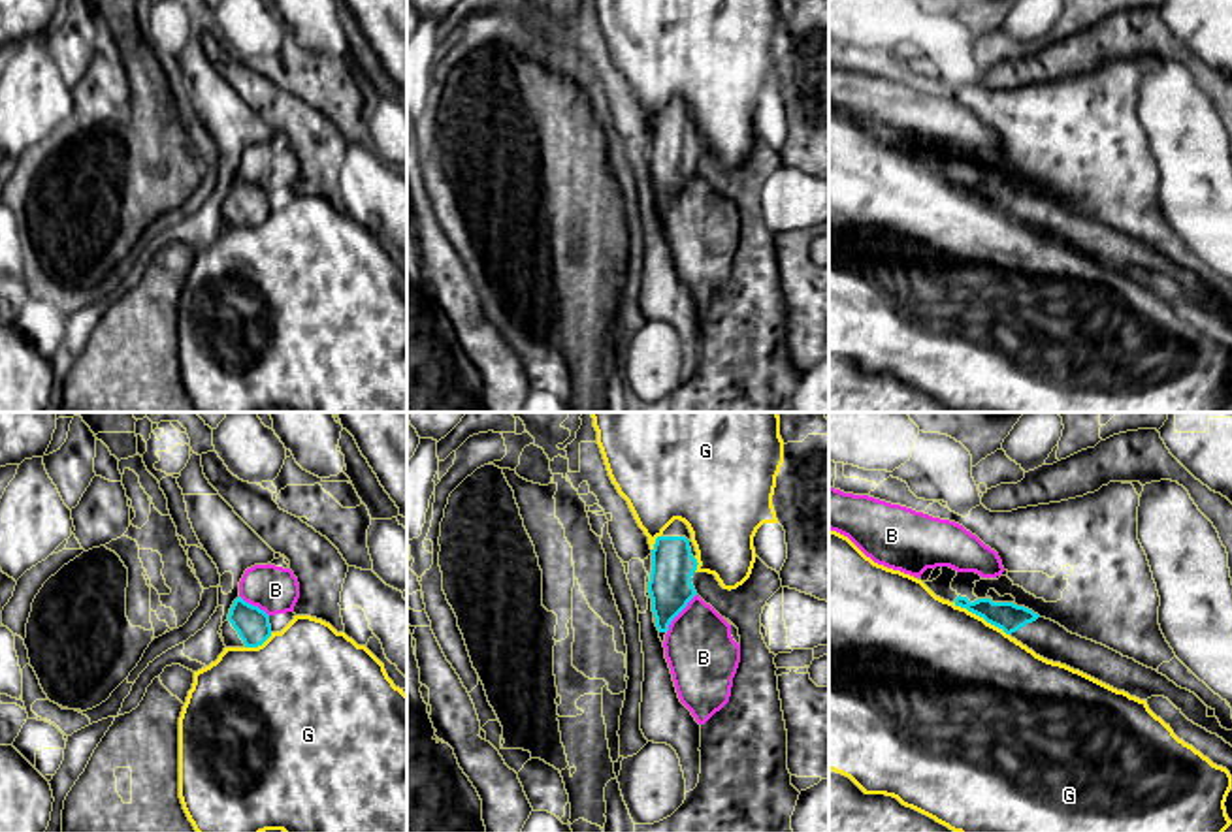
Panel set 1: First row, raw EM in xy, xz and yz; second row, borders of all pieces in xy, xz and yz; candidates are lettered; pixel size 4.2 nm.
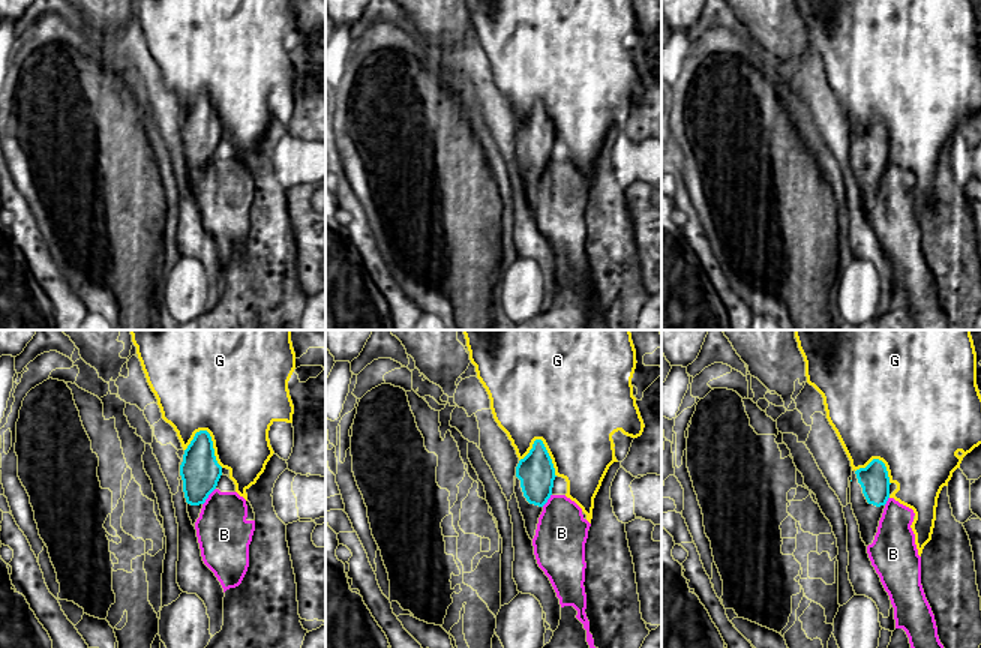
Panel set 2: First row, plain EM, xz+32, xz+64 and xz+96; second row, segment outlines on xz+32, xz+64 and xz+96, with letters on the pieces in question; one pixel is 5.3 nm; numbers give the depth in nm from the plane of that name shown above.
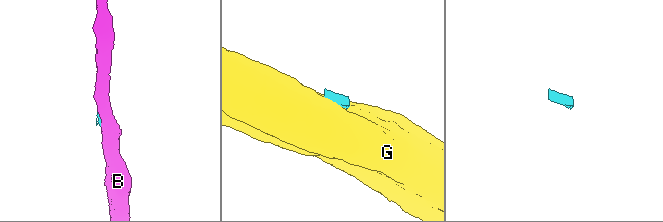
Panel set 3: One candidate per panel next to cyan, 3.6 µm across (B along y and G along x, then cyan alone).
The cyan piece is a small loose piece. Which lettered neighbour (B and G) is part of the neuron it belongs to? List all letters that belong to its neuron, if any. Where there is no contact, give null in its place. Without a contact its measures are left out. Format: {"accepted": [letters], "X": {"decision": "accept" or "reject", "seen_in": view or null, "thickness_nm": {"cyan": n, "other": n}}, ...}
{"accepted": [], "B": {"decision": "reject", "seen_in": "xz", "thickness_nm": {"cyan": 190, "other": 300}}, "G": {"decision": "reject", "seen_in": "yz", "thickness_nm": {"cyan": 120, "other": 480}}}

